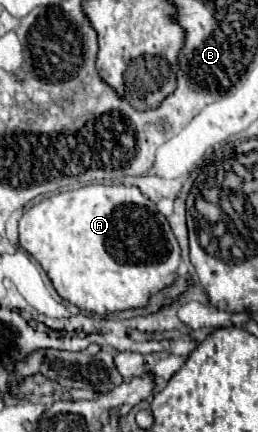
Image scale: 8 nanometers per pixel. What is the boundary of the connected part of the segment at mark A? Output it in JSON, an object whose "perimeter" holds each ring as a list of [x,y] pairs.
{"perimeter":[[[88,185],[32,205],[20,219],[20,247],[42,265],[62,299],[98,315],[144,307],[152,293],[174,281],[180,265],[180,247],[166,217],[136,187],[126,185]]]}

